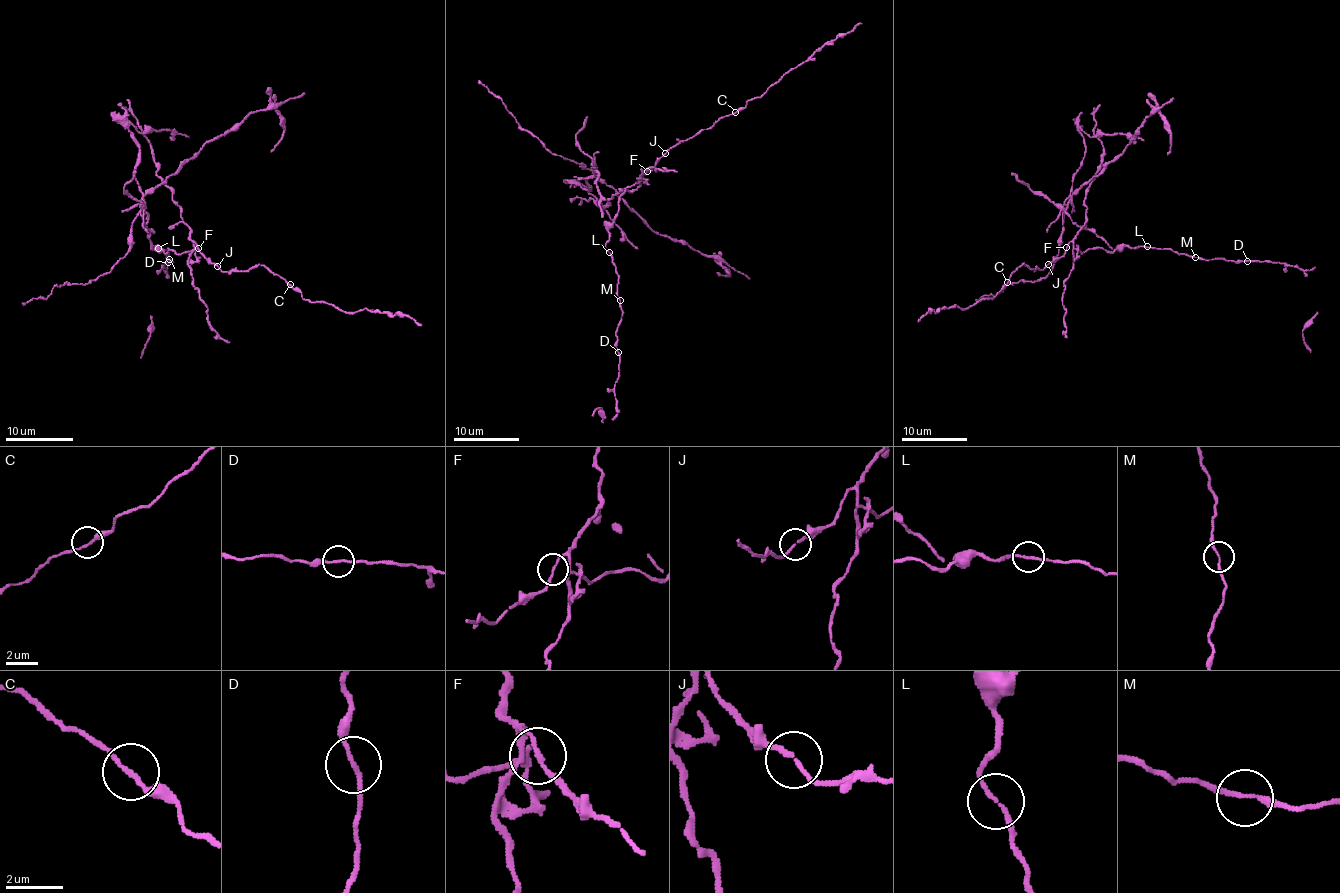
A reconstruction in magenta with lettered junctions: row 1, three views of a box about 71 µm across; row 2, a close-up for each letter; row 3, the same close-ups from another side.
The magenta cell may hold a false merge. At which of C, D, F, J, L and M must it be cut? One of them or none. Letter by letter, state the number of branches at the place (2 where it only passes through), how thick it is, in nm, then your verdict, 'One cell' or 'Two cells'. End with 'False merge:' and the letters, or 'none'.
C: Branches: 2. Thickness 150 nm. One cell
D: Branches: 2. Thickness 140 nm. One cell
F: Branches: 2. Thickness 140 nm. Two cells
J: Branches: 2. Thickness 160 nm. One cell
L: Branches: 2. Thickness 150 nm. One cell
M: Branches: 2. Thickness 140 nm. One cell
False merge: F

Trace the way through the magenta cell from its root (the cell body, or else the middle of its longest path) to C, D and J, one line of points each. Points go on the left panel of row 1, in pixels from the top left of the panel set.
C: (178, 254), (188, 252), (193, 242), (222, 271), (247, 271), (256, 264), (264, 264), (290, 284)
D: (178, 254), (169, 249), (166, 252), (154, 247), (168, 250), (168, 257), (173, 261), (168, 262)
J: (178, 254), (188, 252), (193, 242), (217, 266)

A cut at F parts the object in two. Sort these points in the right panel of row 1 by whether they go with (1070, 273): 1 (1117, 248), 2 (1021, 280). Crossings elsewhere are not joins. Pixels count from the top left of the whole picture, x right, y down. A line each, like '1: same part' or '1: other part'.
1: other part
2: same part

